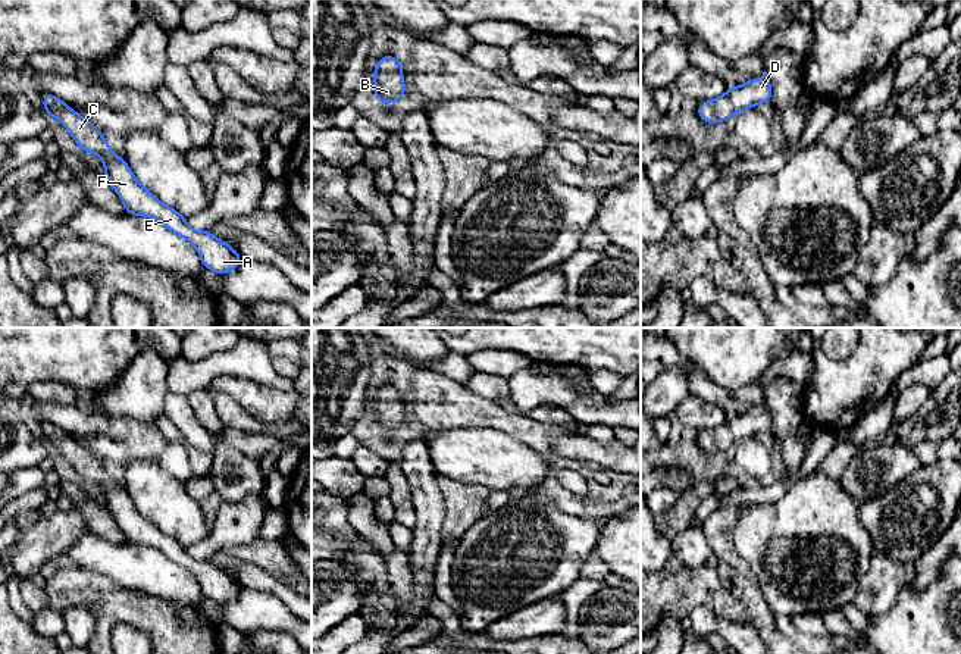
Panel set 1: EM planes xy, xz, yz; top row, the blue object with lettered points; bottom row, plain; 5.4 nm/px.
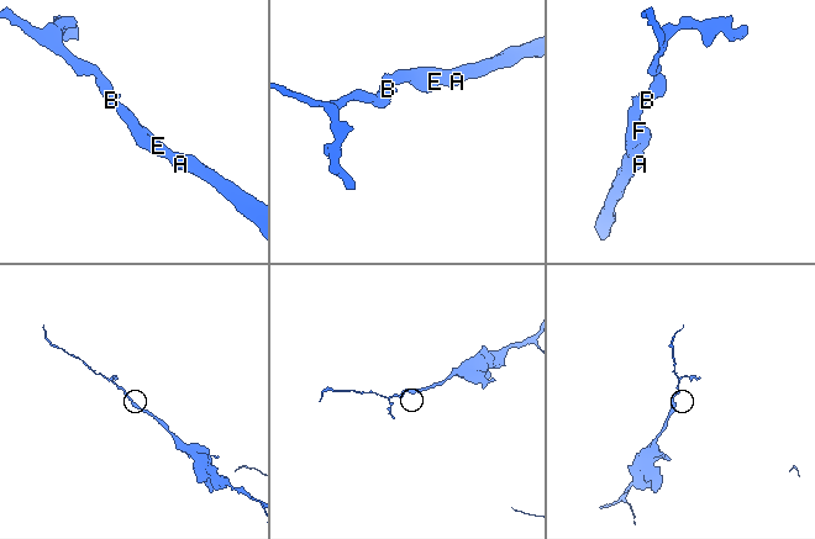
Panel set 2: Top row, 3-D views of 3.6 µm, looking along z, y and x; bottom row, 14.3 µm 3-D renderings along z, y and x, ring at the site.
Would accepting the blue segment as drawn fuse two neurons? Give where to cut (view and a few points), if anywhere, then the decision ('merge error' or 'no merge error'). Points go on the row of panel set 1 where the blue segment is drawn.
no cut; no merge error

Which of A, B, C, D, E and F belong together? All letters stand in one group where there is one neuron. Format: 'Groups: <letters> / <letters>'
Groups: A B C D E F

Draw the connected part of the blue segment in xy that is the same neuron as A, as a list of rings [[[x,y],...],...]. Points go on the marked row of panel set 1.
[[[43,93],[43,107],[48,116],[57,119],[68,129],[81,151],[91,151],[103,160],[103,173],[123,203],[125,213],[159,220],[169,231],[191,242],[200,254],[203,267],[216,272],[219,276],[238,267],[242,256],[210,231],[190,228],[185,216],[163,204],[144,188],[125,159],[110,148],[98,128],[54,94]]]

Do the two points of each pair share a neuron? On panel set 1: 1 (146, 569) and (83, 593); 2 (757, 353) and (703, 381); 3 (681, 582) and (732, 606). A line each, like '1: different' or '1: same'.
1: different
2: different
3: same

